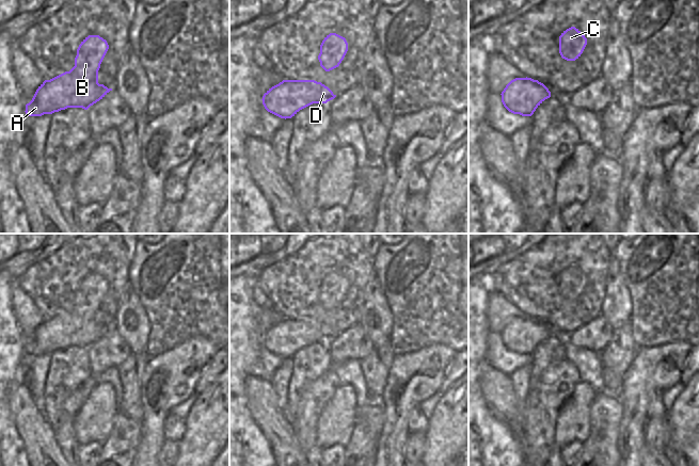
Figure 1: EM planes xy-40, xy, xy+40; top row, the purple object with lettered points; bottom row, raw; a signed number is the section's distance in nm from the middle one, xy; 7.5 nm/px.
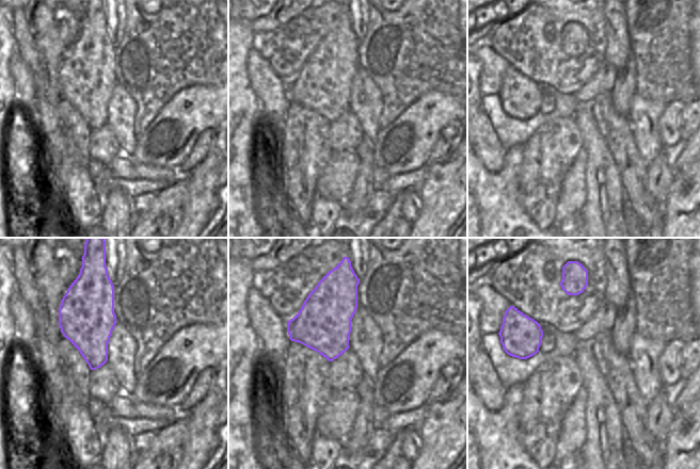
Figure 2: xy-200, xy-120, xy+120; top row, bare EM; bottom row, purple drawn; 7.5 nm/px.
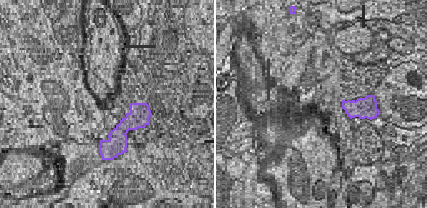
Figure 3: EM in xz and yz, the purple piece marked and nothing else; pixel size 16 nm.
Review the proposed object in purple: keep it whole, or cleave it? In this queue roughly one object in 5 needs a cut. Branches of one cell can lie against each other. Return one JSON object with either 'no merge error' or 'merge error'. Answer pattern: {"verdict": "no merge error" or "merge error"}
{"verdict": "no merge error"}

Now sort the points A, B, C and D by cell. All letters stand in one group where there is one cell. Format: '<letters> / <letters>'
A B C D

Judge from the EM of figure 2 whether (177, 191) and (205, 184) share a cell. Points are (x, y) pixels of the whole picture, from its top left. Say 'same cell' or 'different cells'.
different cells

